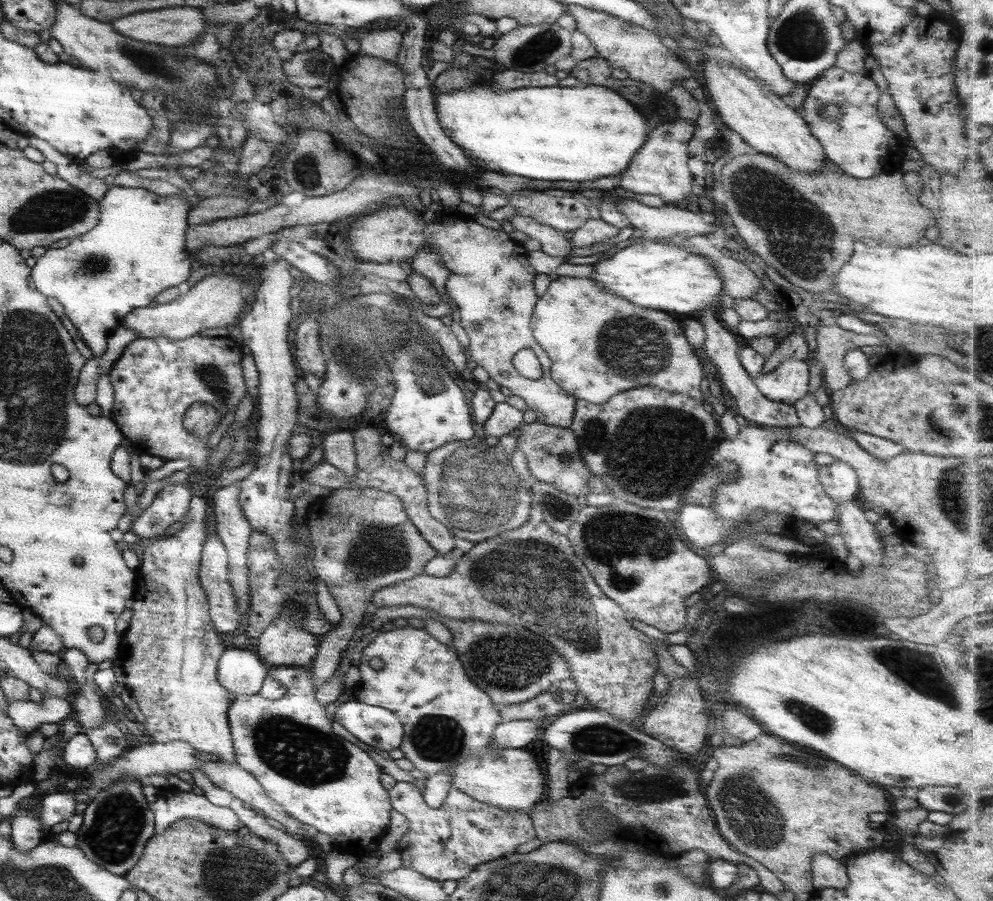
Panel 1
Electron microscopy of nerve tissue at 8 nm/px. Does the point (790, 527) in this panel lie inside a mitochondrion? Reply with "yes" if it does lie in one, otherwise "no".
no

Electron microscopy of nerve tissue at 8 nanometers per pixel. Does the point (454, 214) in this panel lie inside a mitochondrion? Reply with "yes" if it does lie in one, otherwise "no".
no

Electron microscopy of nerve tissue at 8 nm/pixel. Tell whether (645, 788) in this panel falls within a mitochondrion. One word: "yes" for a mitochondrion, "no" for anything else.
yes

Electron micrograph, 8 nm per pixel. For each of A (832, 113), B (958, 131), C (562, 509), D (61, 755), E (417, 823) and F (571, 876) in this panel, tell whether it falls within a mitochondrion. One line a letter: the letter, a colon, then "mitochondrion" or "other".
A: mitochondrion
B: other
C: mitochondrion
D: other
E: other
F: mitochondrion

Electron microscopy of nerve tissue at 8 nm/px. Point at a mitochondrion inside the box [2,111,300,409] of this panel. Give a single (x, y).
(52, 210)

